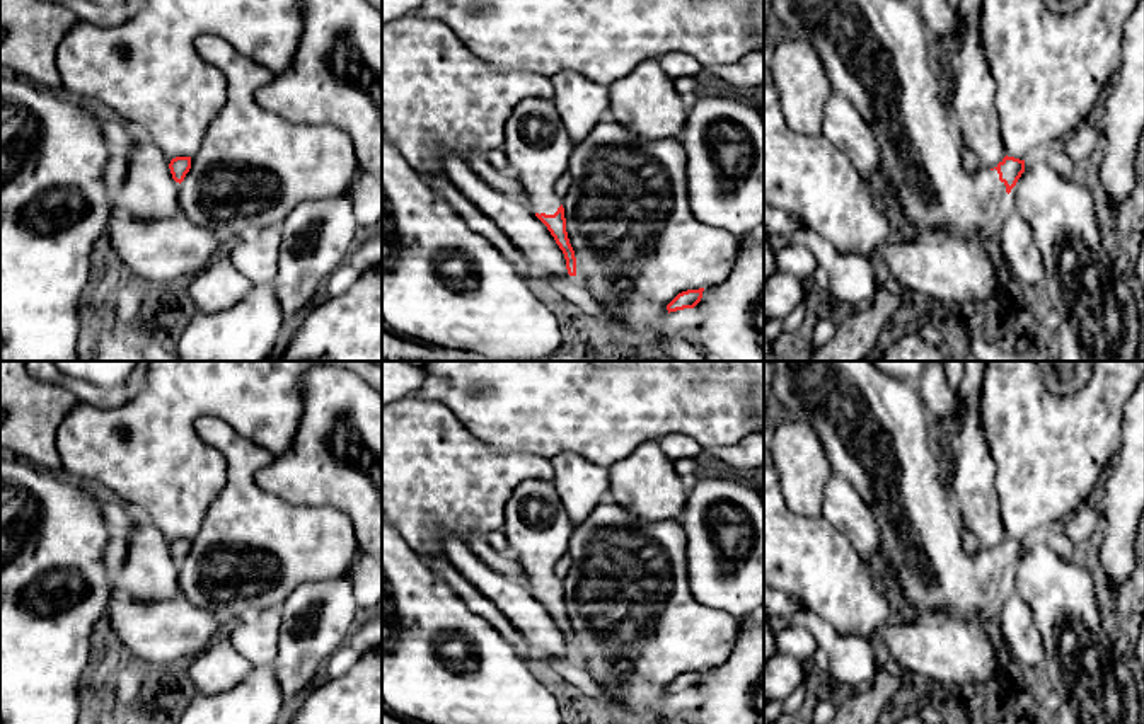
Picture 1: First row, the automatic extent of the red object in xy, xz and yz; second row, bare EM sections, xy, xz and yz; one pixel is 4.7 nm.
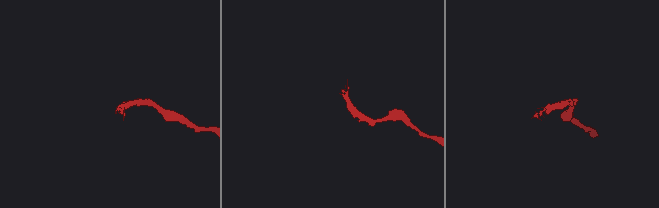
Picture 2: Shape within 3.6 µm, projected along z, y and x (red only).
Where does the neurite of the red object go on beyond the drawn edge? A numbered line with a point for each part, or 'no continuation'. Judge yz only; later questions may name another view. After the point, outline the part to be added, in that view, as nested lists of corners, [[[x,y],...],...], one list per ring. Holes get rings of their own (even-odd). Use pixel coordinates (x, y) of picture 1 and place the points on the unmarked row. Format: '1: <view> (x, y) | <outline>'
1: yz (873, 428) | [[[772,361],[772,395],[784,407],[789,421],[805,421],[817,433],[834,474],[844,477],[876,518],[883,557],[892,566],[905,615],[921,617],[926,612],[951,612],[974,620],[975,615],[1002,596],[1006,567],[997,552],[968,554],[963,549],[963,521],[953,497],[943,489],[939,450],[929,436],[929,417],[916,383],[881,373],[871,361]]]

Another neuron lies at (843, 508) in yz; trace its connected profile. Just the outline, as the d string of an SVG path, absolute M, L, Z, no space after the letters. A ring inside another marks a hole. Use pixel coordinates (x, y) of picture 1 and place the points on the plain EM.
M837 474L825 484L822 516L851 540L863 560L870 555L883 557L876 518L854 487Z

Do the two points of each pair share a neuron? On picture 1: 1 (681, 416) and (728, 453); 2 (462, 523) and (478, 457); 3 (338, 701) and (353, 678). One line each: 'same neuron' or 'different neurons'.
1: different neurons
2: same neuron
3: same neuron

